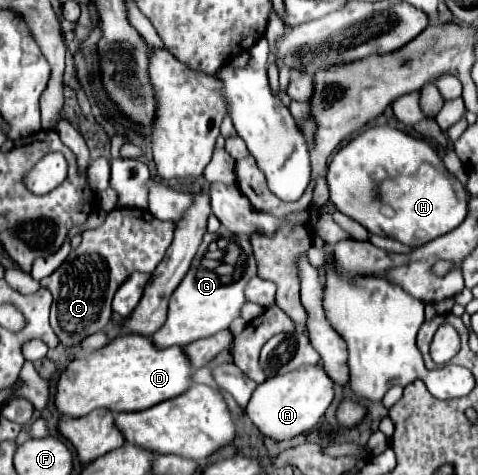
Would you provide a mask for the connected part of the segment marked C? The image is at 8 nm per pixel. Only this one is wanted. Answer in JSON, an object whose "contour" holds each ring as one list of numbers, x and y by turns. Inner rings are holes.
{"contour":[[114,208,102,226,82,232,82,244,64,264,40,284,54,296,50,324,64,348,78,346,86,336,100,332,112,316,112,296,132,272,154,272,172,244,174,224,156,220,144,208]]}

